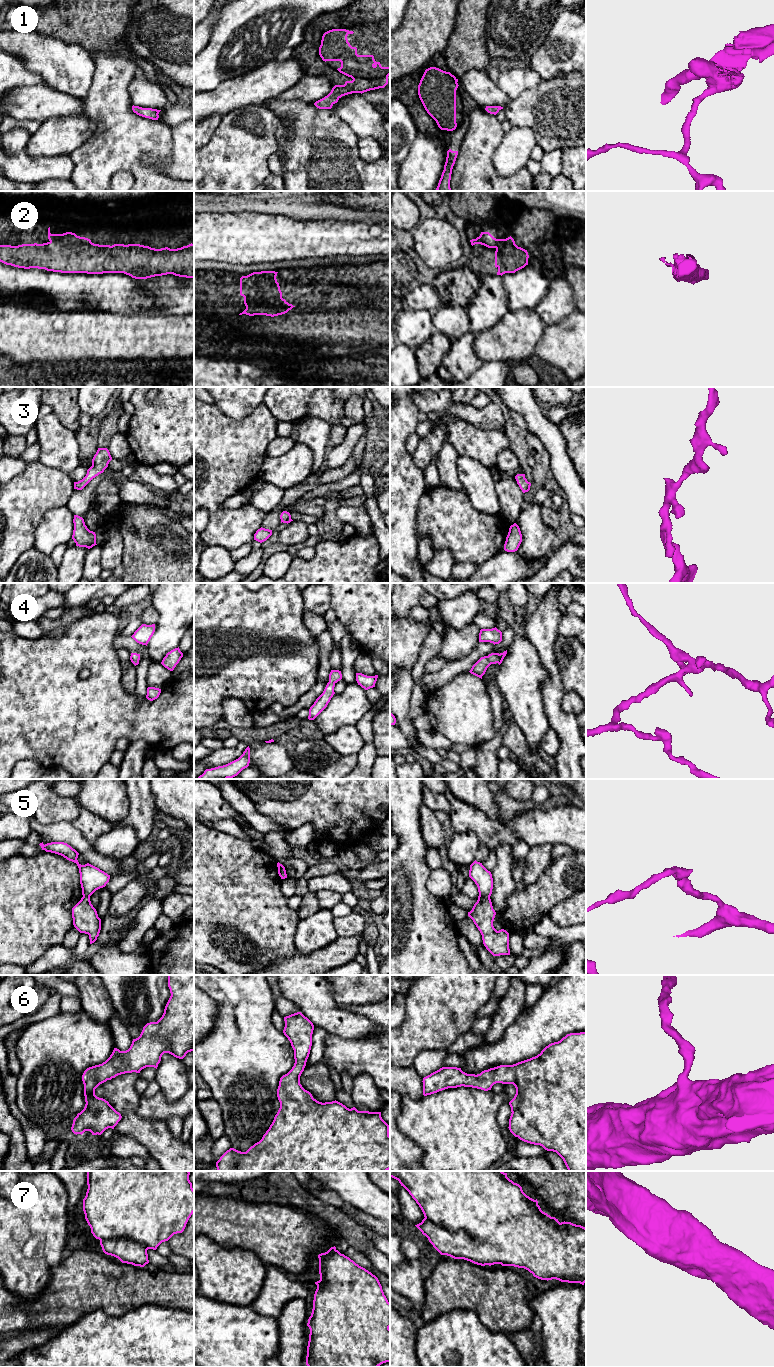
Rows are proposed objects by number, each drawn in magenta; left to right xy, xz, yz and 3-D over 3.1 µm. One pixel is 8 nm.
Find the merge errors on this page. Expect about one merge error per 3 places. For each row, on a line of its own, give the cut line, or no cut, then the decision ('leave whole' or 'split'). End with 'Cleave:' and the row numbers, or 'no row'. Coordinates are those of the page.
1: no cut; leave whole
2: cut in xz along (246, 307), (267, 306), (278, 309); split
3: no cut; leave whole
4: no cut; leave whole
5: cut in yz along (479, 895), (489, 897); split
6: no cut; leave whole
7: no cut; leave whole
Cleave: 2, 5

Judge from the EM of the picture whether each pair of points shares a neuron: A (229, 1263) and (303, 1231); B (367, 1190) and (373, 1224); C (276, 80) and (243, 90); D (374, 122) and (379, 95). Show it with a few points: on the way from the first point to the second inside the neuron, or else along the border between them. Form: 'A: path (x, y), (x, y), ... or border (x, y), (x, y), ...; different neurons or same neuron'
A: border (229, 1246), (252, 1251), (267, 1266); different neurons
B: border (358, 1209), (379, 1220); different neurons
C: path (268, 81), (251, 89); same neuron
D: border (361, 94), (372, 105); different neurons

